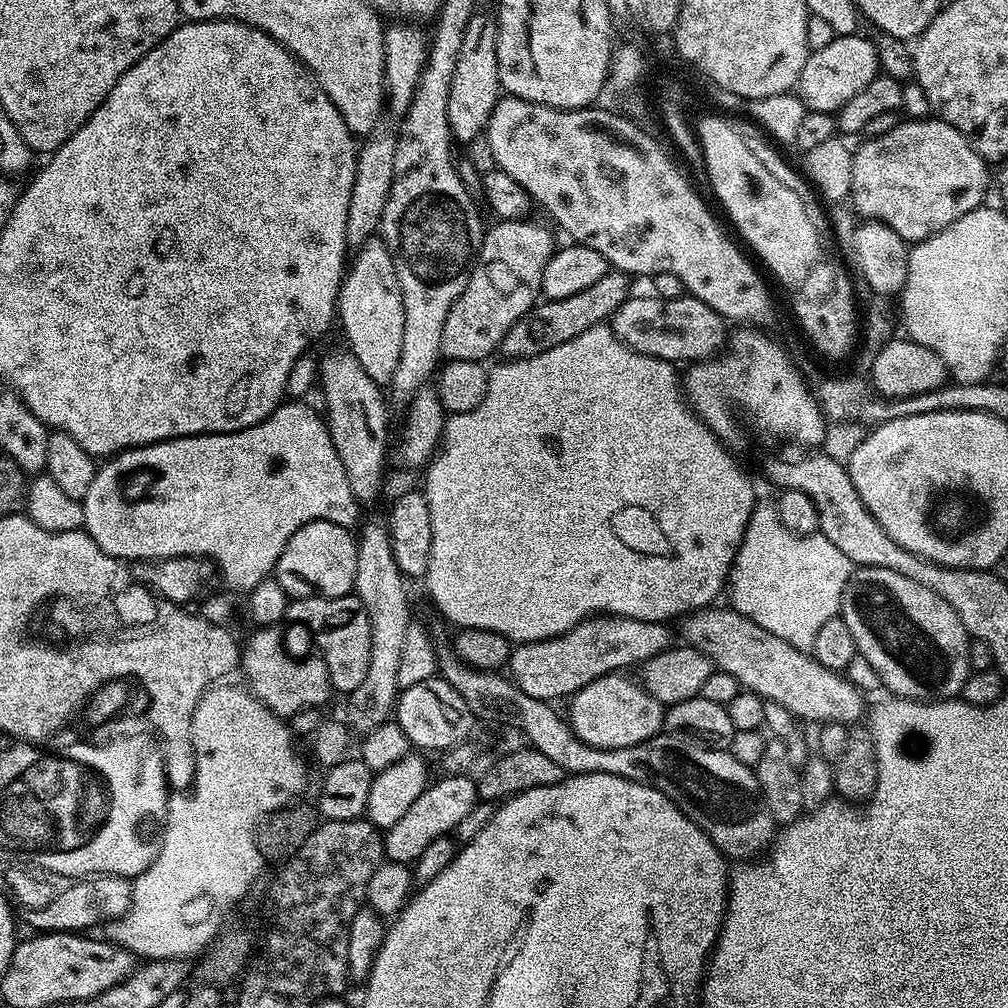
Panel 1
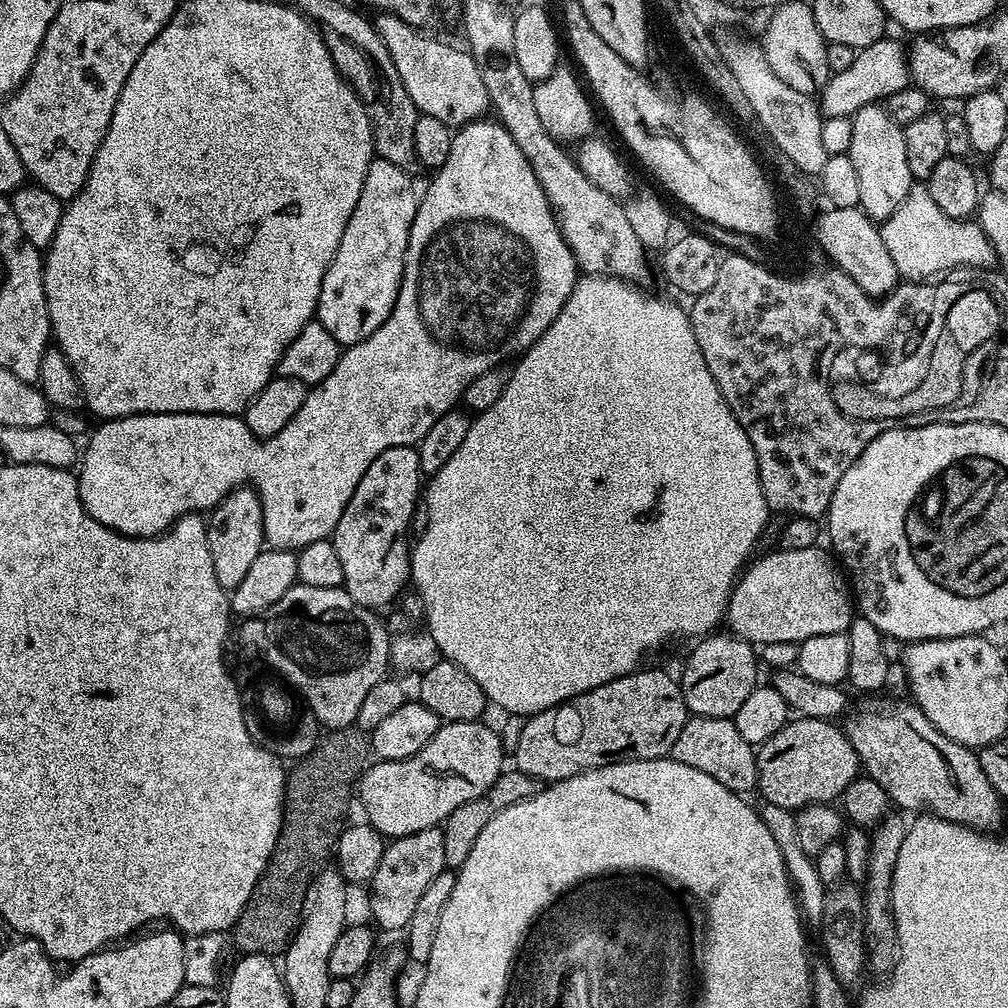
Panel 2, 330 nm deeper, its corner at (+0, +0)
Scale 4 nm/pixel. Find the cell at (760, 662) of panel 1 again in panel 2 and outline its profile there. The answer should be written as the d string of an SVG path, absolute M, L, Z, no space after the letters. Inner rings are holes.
M878 698L869 699L872 700L869 704L862 705L852 717L849 715L843 721L842 727L850 738L850 746L854 746L858 754L863 771L870 778L874 778L874 782L878 782L882 790L886 790L889 801L895 807L897 804L898 807L905 808L900 809L905 813L927 814L936 816L939 820L975 828L977 832L995 833L1000 819L1004 816L1003 810L1000 809L1002 801L994 786L990 786L990 778L982 774L979 755L973 749L946 738L946 734L942 734L942 730L938 730L934 722L930 722L930 718L926 718L926 714L922 714L922 710L914 702L907 699L874 699Z

